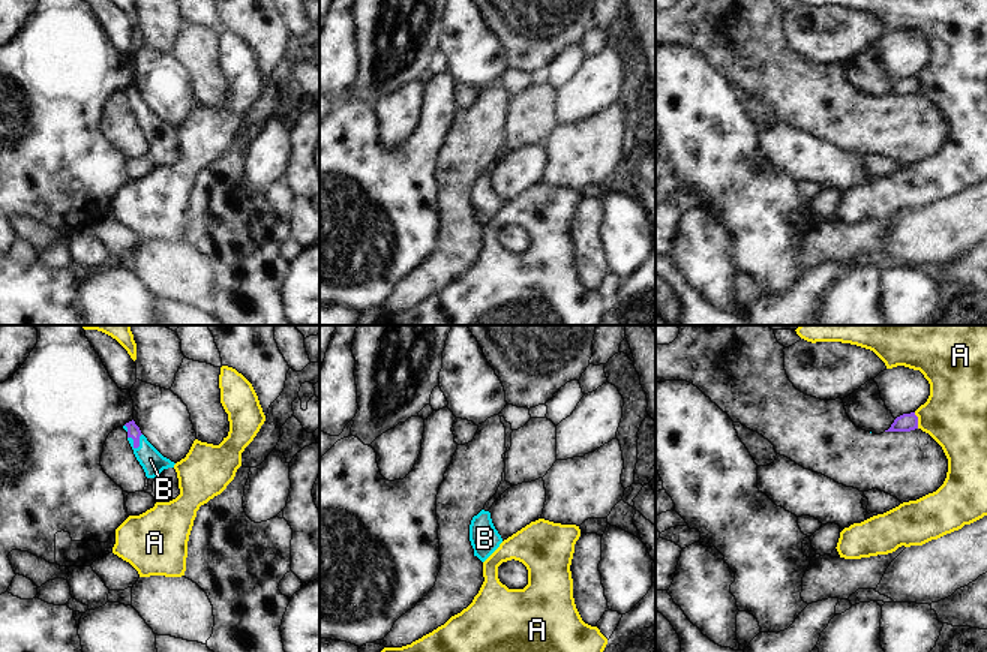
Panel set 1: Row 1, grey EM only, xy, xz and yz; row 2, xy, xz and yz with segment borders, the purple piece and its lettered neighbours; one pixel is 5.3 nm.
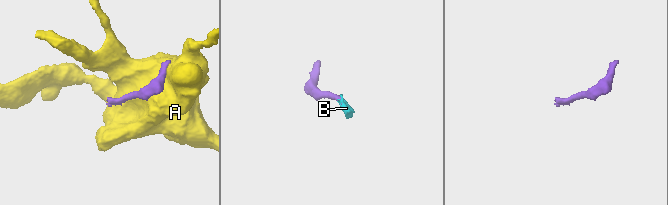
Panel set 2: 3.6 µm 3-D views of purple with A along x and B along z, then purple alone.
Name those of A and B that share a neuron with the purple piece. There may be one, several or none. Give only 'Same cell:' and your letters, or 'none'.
Same cell: B

